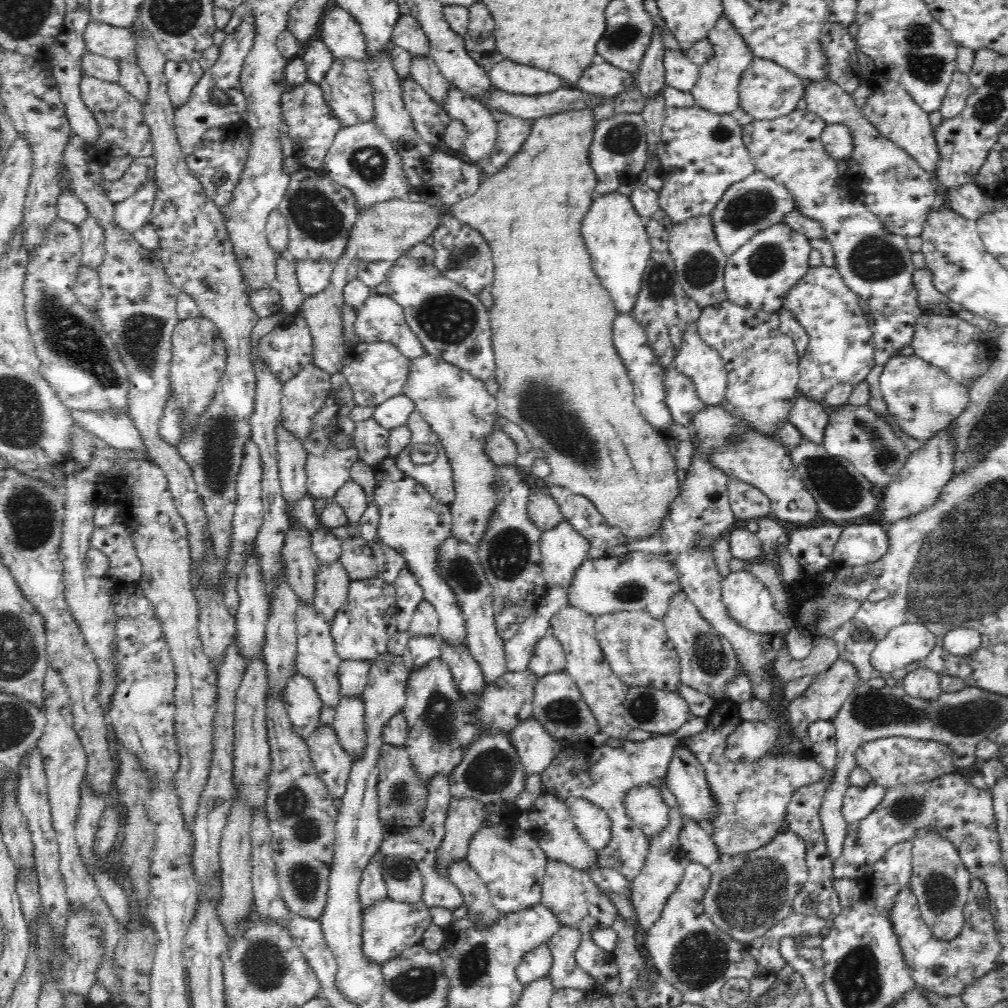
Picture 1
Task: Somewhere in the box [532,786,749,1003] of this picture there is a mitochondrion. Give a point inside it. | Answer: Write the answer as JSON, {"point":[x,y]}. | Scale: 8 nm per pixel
{"point":[702,958]}

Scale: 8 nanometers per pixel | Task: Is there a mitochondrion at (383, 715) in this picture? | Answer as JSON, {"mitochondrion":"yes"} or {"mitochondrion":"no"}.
{"mitochondrion":"no"}

